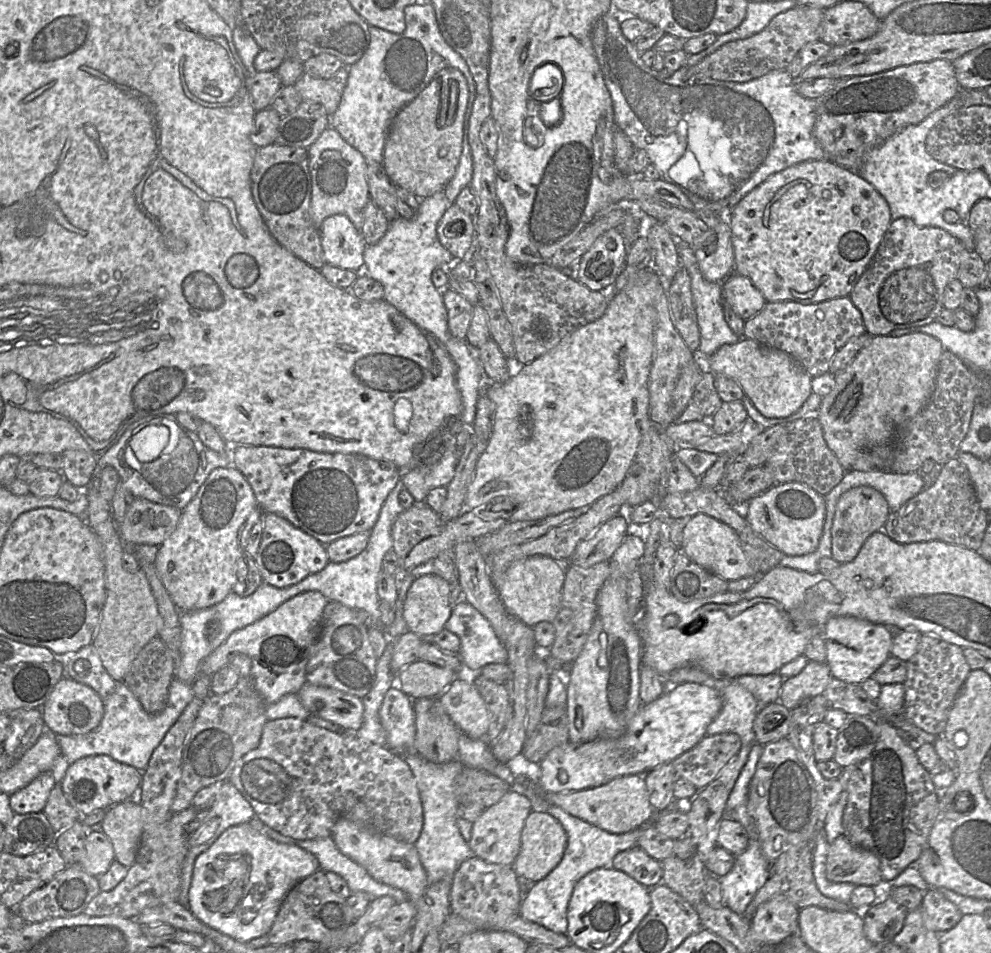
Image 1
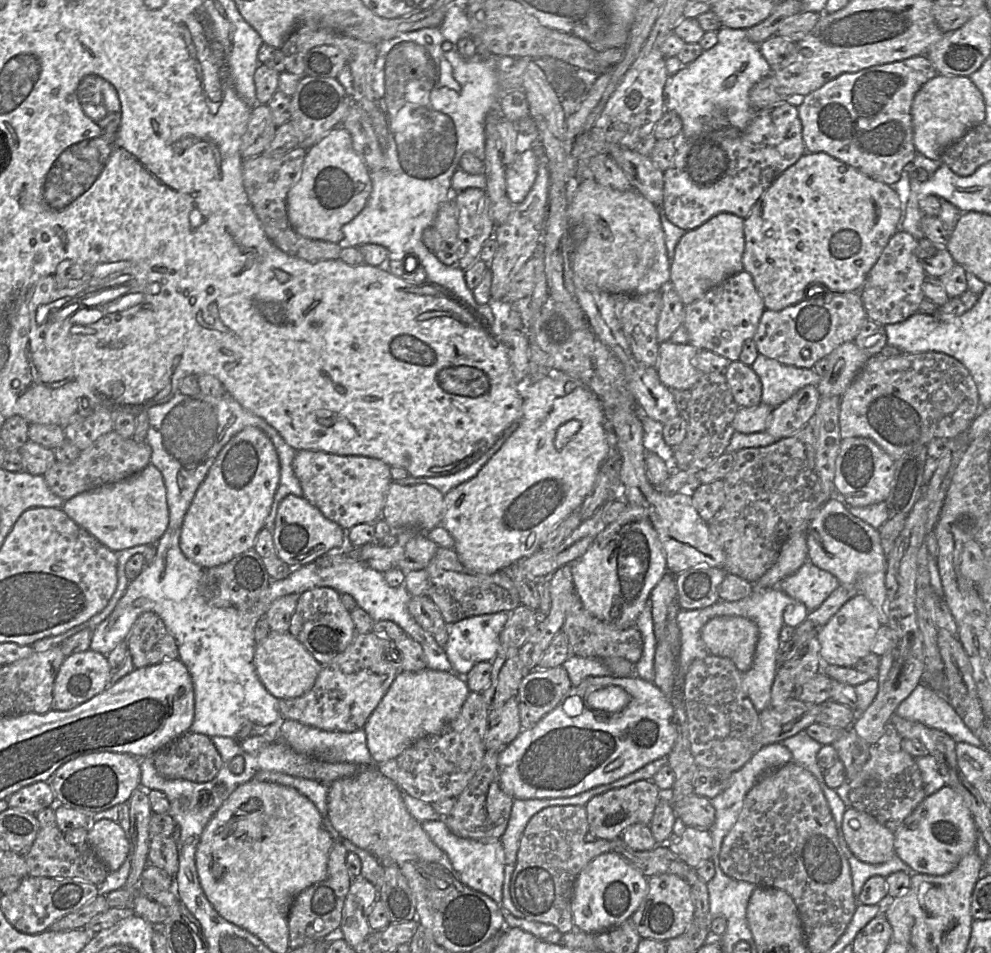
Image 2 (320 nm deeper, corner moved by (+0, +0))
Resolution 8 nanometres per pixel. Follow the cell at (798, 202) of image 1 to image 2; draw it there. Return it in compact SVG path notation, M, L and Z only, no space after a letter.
M806 152L796 163L788 167L775 179L753 205L748 216L744 219L743 233L745 246L742 256L743 270L752 276L754 285L763 299L765 309L772 311L782 310L801 302L806 297L809 299L811 296L815 296L815 294L826 290L839 293L859 292L868 272L877 261L890 237L899 229L900 224L899 197L890 185L868 177L856 168L845 164L827 153Z

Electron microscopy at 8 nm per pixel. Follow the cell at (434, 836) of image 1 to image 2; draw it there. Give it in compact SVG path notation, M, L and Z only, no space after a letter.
M444 819L427 820L421 824L430 839L448 856L462 883L489 896L500 906L505 867L501 841L479 842L458 837L449 830Z

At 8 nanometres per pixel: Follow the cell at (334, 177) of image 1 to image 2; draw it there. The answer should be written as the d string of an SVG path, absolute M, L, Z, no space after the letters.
M343 126L334 127L306 152L300 178L290 189L287 196L289 222L292 228L303 237L344 245L342 227L352 221L363 210L371 192L370 171L354 150L349 132Z

